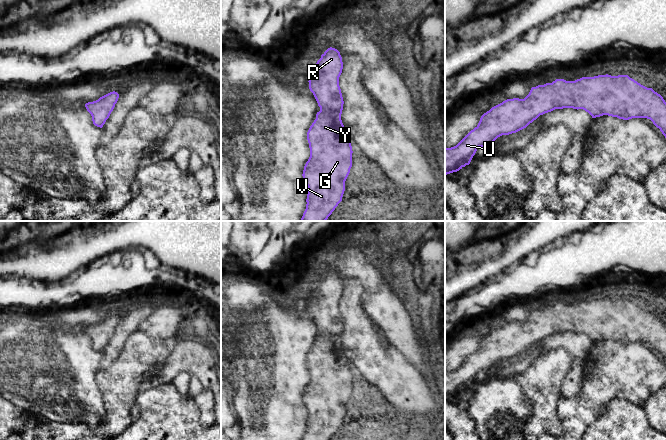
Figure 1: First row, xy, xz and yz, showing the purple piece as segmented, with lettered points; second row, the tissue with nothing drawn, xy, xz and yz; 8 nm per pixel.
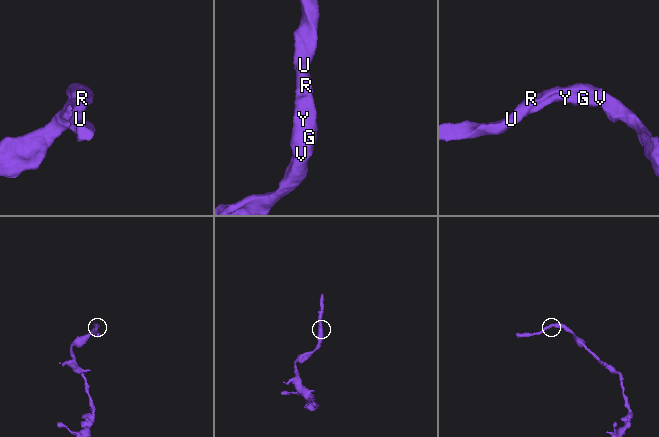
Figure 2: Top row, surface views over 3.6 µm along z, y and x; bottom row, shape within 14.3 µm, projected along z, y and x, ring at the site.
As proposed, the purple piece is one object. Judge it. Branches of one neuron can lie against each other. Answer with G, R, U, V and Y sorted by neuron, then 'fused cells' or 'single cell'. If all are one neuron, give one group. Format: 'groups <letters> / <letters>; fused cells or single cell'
groups G R U V Y; single cell

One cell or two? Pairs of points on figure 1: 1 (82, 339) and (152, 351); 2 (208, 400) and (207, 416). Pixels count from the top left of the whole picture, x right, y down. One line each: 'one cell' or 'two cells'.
1: two cells
2: one cell

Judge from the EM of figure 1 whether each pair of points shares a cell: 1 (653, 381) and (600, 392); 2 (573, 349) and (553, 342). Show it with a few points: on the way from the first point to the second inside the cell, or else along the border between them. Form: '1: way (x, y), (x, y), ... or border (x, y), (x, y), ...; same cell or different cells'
1: way (640, 381), (613, 381); same cell
2: way (568, 344), (566, 342), (558, 342); same cell

